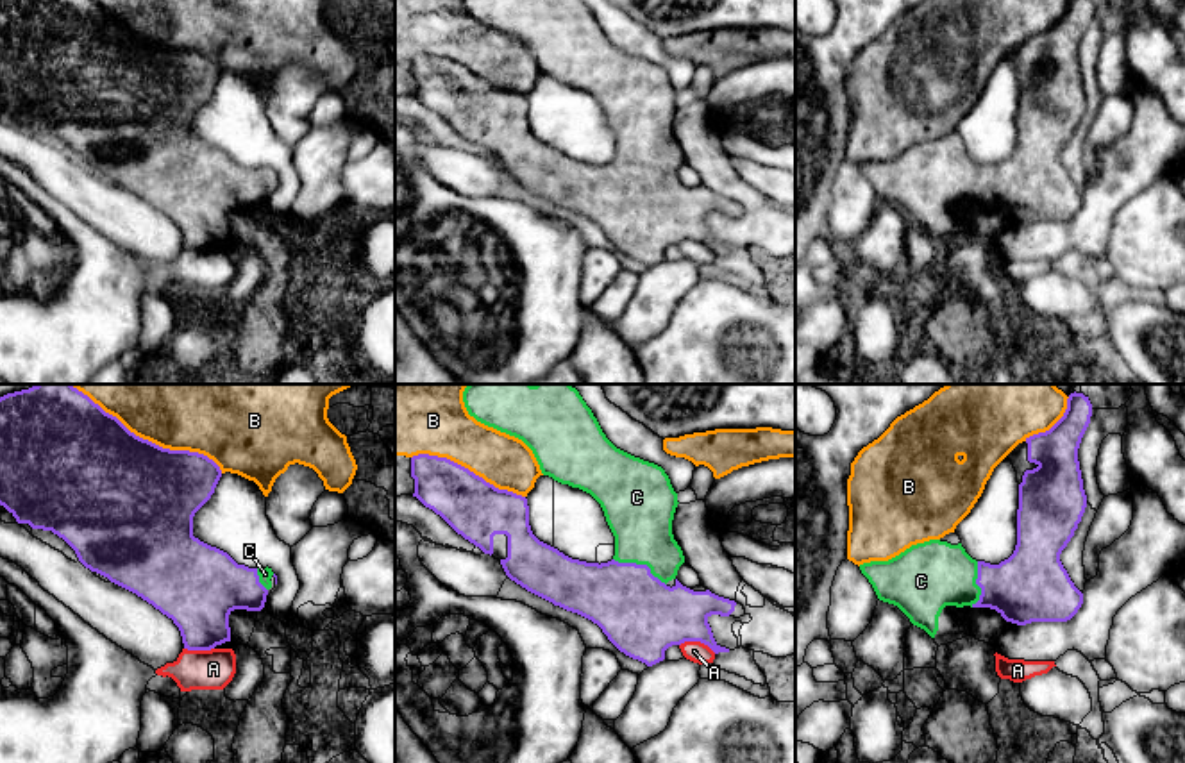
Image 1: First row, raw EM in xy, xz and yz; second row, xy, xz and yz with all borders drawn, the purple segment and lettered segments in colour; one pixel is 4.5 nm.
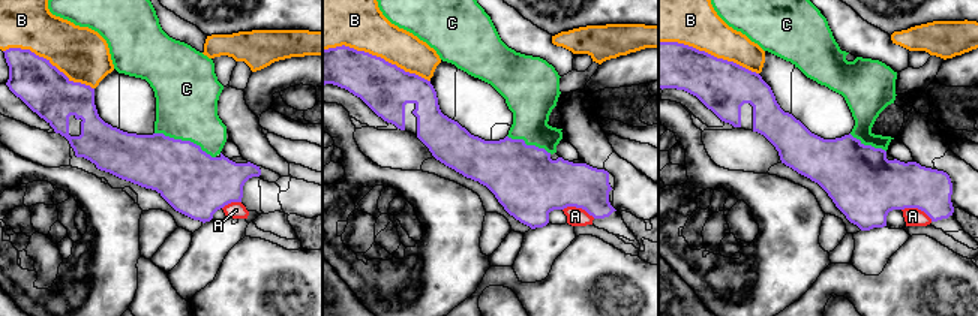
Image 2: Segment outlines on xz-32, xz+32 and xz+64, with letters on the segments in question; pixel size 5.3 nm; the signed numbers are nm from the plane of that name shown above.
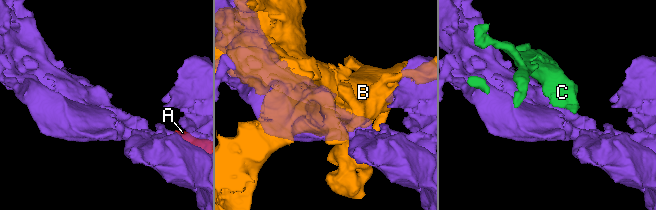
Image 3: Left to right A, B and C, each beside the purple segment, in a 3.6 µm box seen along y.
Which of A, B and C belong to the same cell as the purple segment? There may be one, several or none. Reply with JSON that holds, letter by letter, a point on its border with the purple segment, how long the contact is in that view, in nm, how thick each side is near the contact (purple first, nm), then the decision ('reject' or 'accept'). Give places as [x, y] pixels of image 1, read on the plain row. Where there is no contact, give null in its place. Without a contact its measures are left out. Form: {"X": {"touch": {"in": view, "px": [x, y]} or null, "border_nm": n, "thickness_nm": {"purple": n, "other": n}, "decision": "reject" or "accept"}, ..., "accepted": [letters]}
{"A": {"touch": {"in": "xz", "px": [697, 240]}, "border_nm": 170, "thickness_nm": {"purple": 340, "other": 90}, "decision": "reject"}, "B": {"touch": {"in": "xy", "px": [158, 45]}, "border_nm": 650, "thickness_nm": {"purple": 500, "other": 240}, "decision": "reject"}, "C": {"touch": {"in": "xz", "px": [640, 165]}, "border_nm": 260, "thickness_nm": {"purple": 360, "other": 300}, "decision": "accept"}, "accepted": ["C"]}

